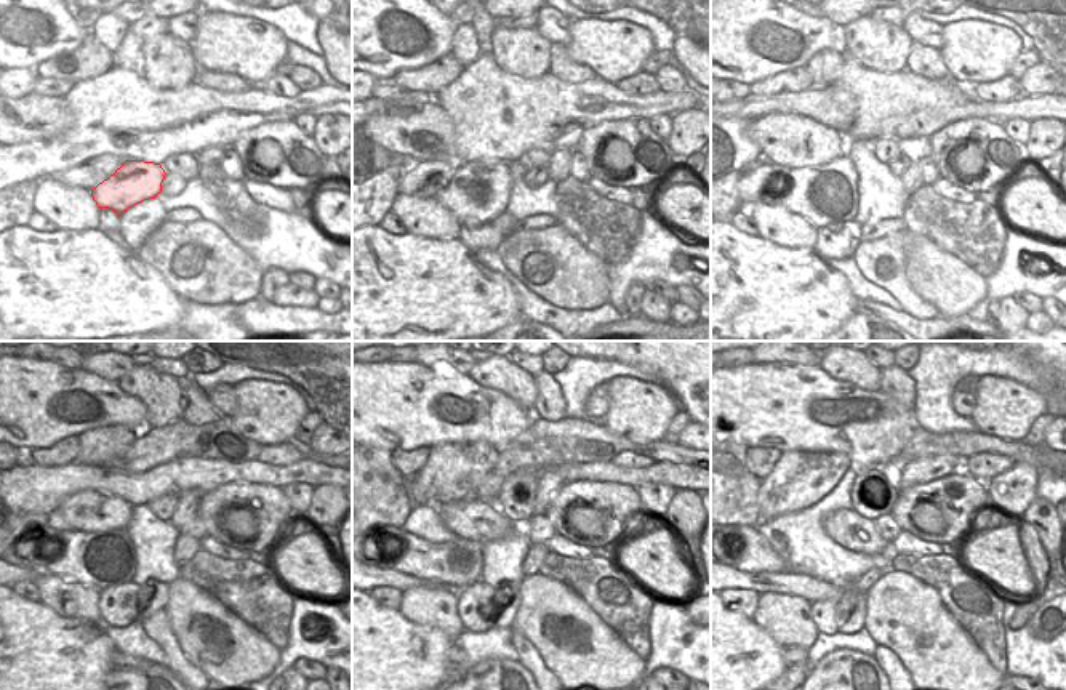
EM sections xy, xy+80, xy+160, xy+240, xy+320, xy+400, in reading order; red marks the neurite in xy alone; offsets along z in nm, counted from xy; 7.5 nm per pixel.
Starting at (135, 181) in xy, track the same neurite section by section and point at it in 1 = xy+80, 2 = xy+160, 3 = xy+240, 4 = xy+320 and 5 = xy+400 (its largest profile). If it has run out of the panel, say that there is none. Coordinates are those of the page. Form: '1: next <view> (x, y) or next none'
1: next xy+80 (480, 189)
2: next xy+160 (828, 194)
3: next xy+240 (103, 559)
4: next xy+320 (456, 564)
5: next xy+400 (761, 559)

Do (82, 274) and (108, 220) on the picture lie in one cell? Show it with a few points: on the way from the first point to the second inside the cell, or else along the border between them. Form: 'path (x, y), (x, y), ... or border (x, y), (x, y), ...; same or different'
border (98, 228), (103, 232); different

